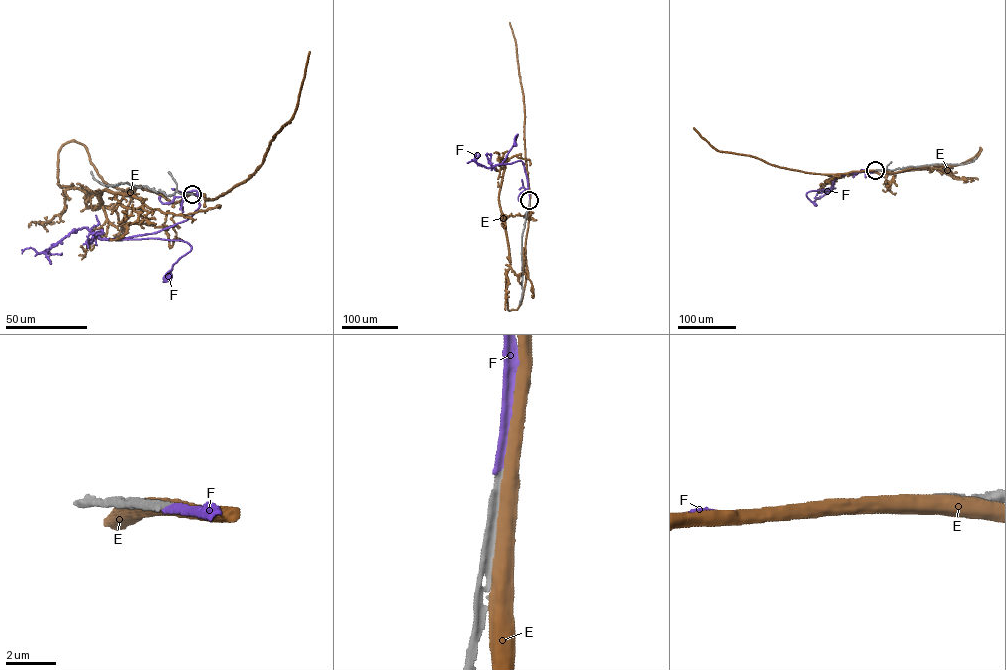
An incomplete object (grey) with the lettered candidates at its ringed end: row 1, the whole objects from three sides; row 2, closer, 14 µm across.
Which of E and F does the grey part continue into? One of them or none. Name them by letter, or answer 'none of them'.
F

